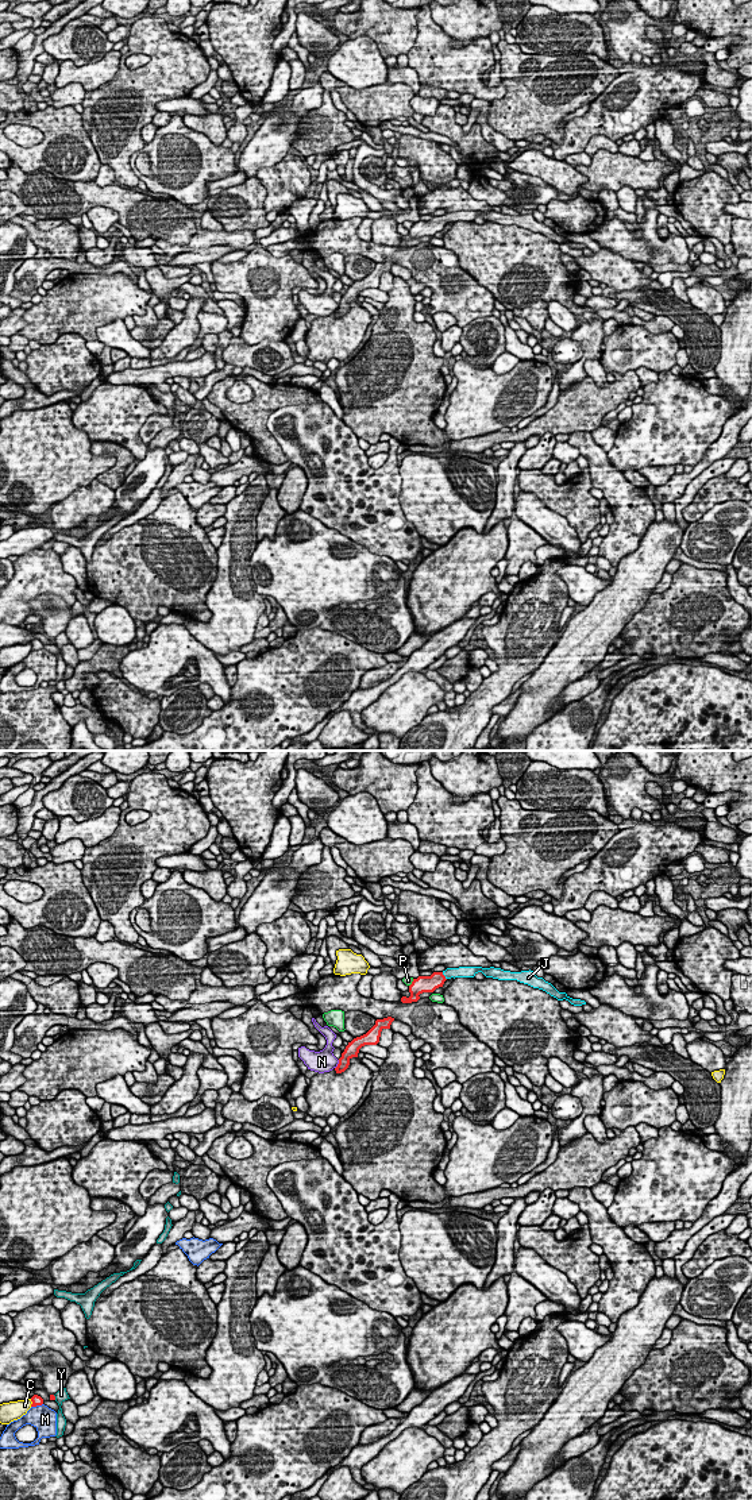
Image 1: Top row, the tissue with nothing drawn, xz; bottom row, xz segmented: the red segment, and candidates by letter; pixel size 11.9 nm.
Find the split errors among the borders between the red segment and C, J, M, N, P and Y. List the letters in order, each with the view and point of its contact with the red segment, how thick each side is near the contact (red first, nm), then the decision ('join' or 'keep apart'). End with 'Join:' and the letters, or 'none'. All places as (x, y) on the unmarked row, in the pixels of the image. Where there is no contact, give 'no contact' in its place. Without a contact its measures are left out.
C: xz (33, 647) | 130/220 nm | keep apart
J: xz (444, 220) | 190/130 nm | join
M: xz (37, 648) | 130/280 nm | keep apart
N: xz (338, 308) | 160/260 nm | keep apart
P: xz (412, 227) | 190/100 nm | keep apart
Y: xz (54, 641) | 60/140 nm | keep apart
Join: J

